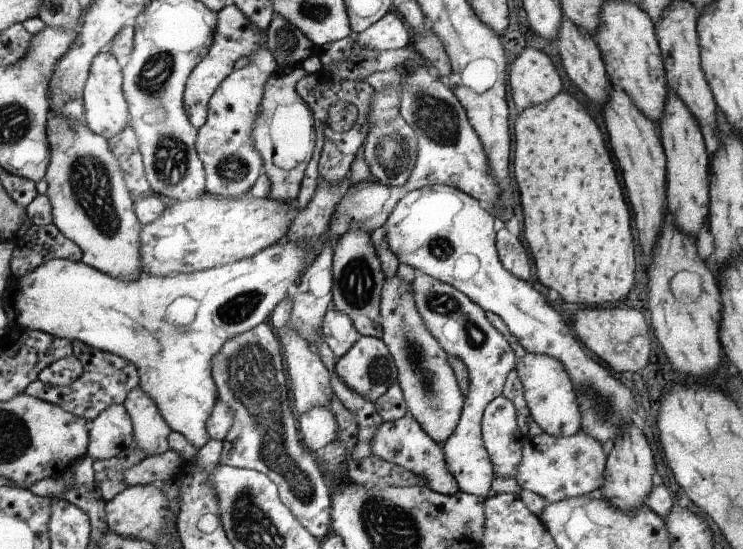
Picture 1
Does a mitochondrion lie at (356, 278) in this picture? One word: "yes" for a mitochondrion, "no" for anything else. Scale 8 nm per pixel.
yes

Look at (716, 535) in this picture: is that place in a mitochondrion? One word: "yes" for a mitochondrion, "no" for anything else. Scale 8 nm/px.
no

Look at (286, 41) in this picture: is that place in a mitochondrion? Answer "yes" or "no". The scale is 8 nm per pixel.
yes

